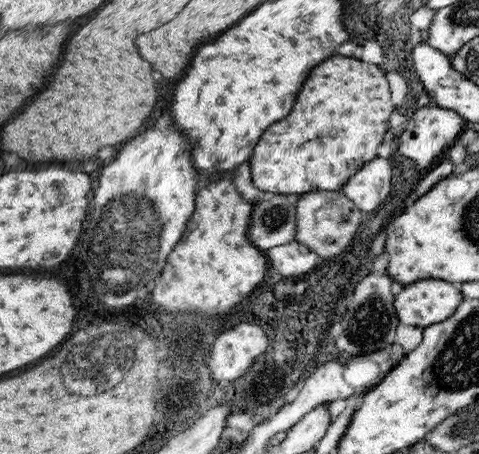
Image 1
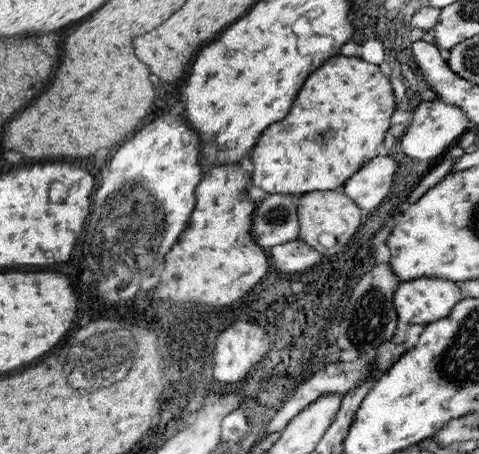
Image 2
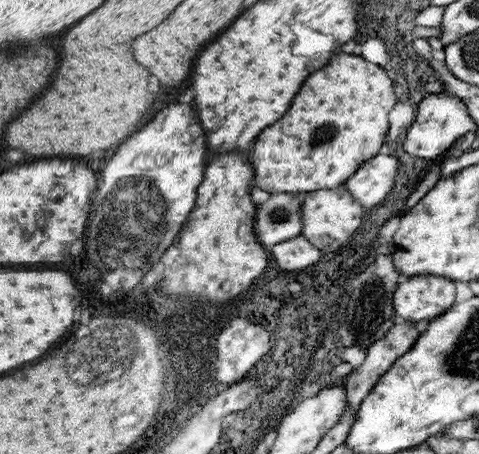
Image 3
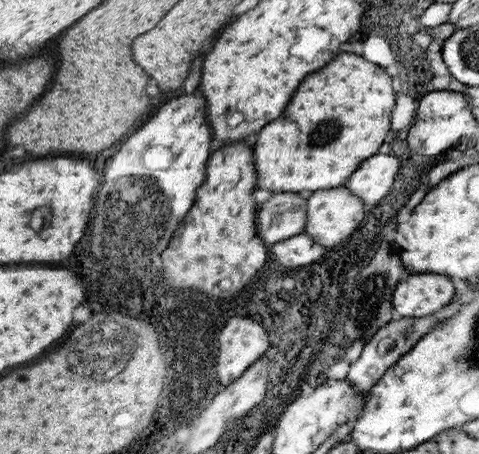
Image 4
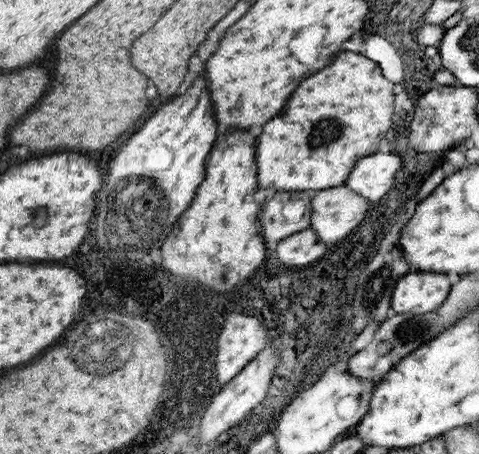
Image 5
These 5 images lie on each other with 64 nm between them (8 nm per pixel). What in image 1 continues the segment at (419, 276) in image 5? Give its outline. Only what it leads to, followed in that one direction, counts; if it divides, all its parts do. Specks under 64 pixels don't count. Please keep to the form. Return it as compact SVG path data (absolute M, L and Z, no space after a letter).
M421 280L411 288L395 290L395 294L393 308L399 324L423 330L451 320L463 300L459 290L443 280Z

